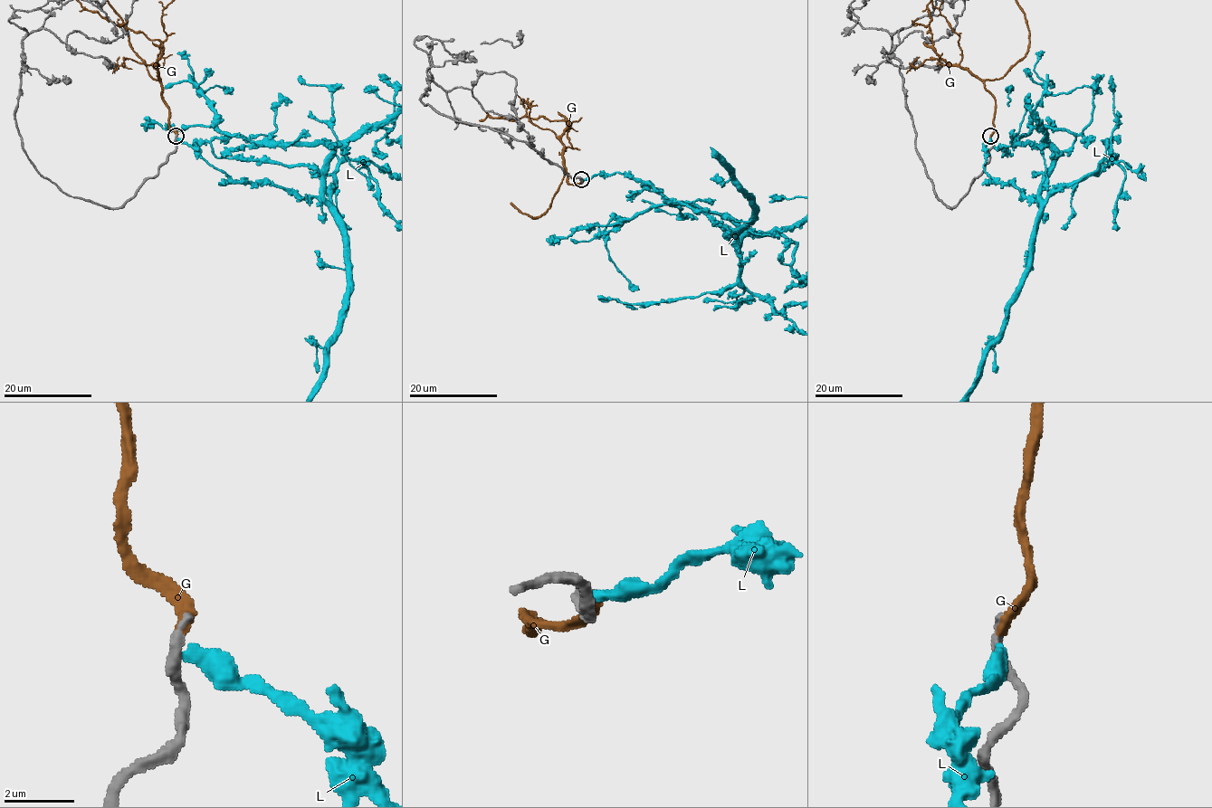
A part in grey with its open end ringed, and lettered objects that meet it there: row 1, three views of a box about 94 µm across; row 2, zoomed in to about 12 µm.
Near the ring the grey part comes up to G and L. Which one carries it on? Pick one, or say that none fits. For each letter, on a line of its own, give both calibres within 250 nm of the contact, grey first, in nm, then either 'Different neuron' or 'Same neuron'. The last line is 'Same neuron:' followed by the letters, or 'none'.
G: Thickness 320 nm (grey) against 340 nm. Same neuron
L: Thickness 280 nm (grey) against 360 nm. Different neuron
Same neuron: G

